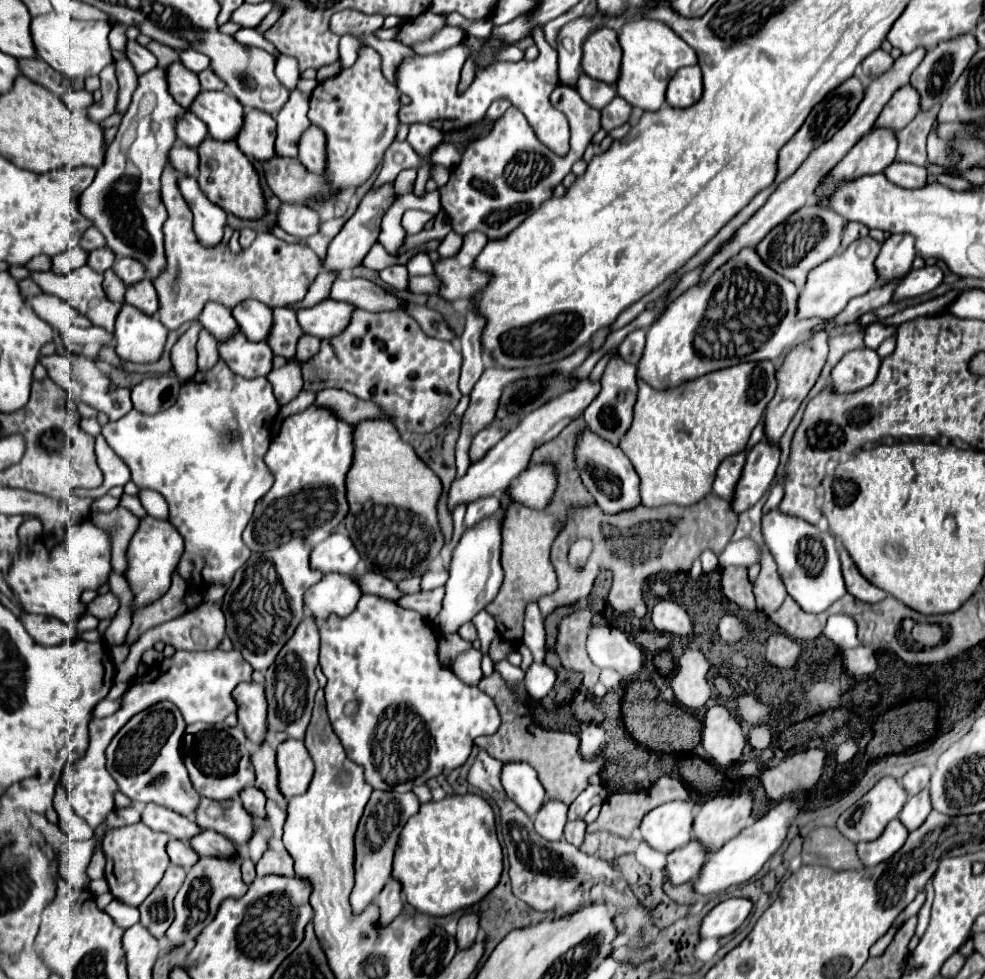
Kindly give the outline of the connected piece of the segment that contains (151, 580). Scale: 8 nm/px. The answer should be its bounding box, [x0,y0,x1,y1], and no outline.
[125,516,185,608]

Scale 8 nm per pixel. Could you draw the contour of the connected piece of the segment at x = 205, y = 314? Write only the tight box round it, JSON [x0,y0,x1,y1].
[199,304,239,344]

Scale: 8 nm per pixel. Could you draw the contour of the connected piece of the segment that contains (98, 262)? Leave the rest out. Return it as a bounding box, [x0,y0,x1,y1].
[87,248,115,274]

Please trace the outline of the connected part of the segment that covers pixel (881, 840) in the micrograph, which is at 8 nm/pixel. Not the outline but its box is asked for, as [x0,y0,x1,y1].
[857,820,907,866]

